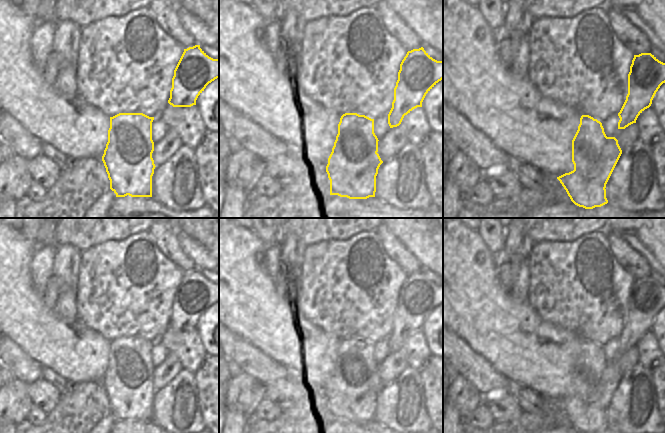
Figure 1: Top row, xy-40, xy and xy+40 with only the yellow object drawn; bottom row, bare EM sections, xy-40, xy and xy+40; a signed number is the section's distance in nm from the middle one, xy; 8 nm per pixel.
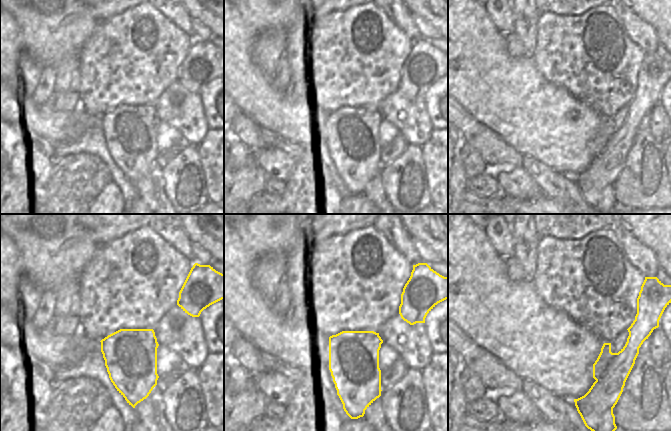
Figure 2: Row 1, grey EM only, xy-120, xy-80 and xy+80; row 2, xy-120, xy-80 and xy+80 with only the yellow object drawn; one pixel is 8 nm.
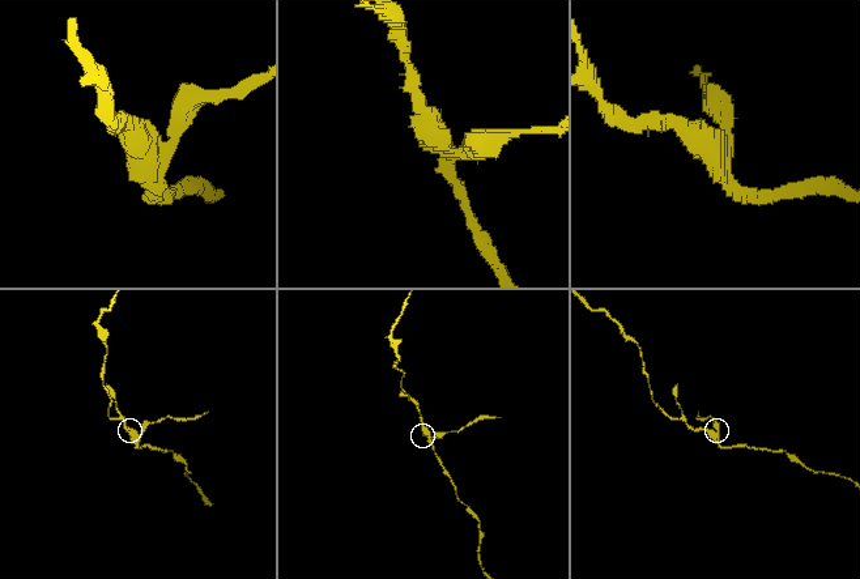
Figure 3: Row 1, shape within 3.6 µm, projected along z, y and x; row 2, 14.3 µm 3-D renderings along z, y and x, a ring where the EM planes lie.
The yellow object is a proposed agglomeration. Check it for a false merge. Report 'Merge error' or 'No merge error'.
Merge error

